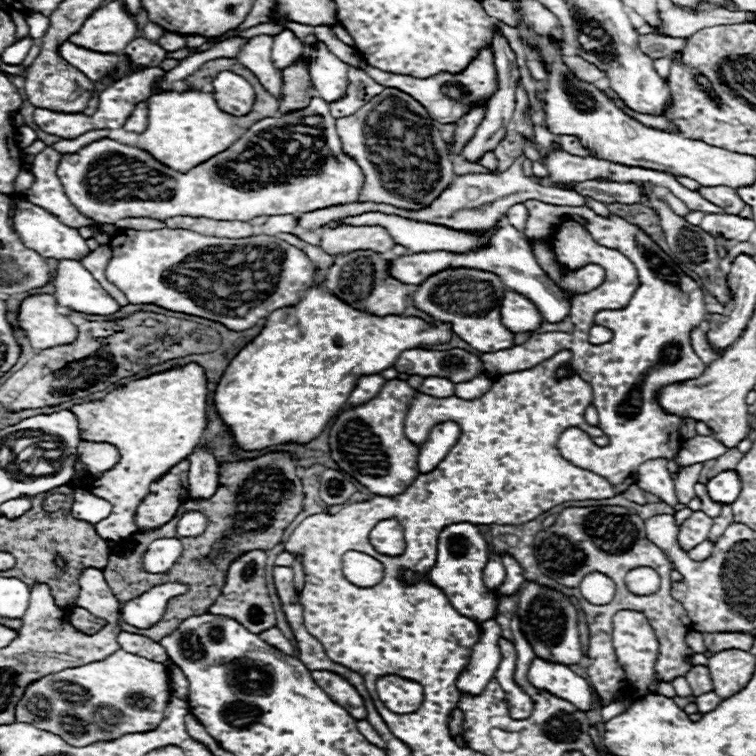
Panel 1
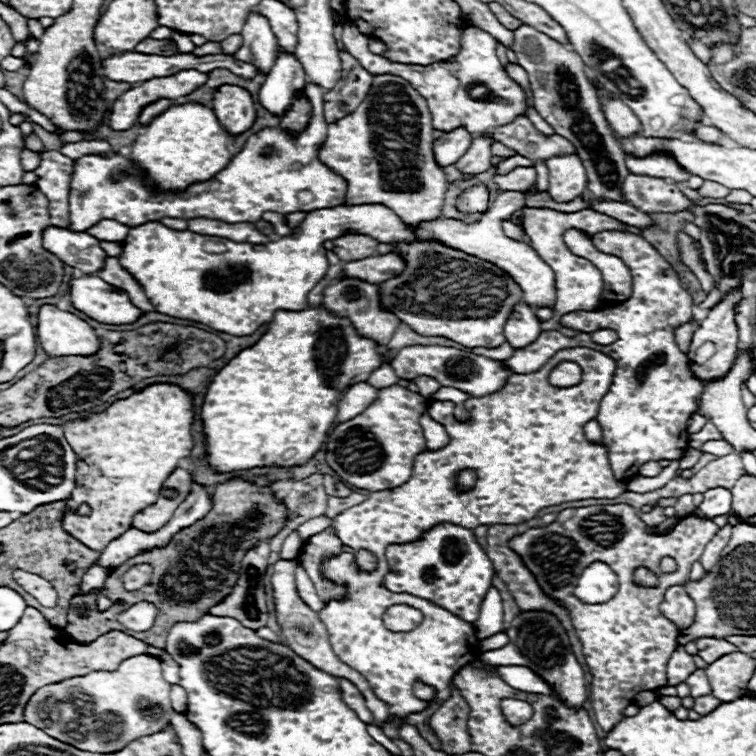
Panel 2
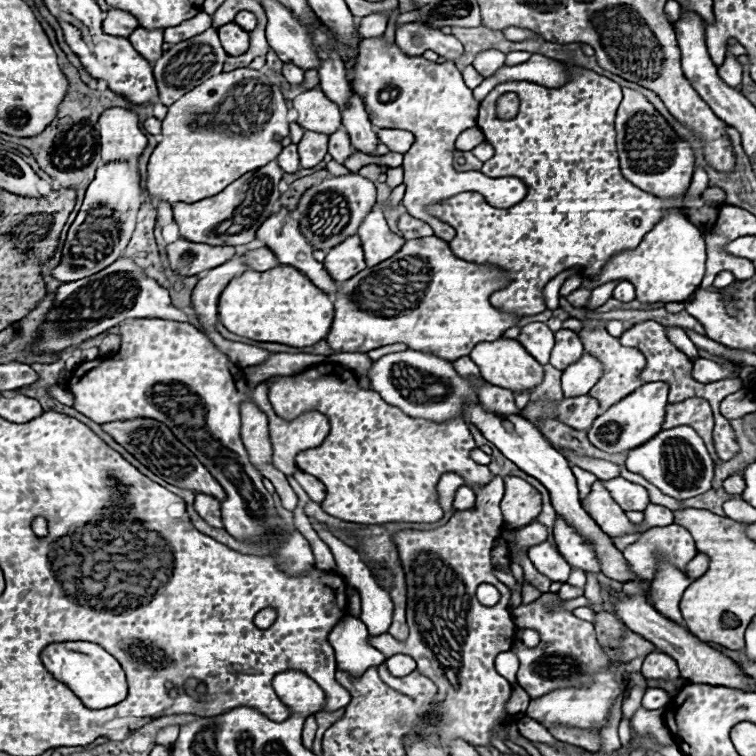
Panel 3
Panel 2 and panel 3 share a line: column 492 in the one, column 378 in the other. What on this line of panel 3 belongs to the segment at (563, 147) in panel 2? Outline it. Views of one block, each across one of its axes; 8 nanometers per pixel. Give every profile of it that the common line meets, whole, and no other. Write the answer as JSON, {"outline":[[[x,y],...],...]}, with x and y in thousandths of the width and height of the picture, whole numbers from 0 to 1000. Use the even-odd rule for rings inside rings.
{"outline":[[[503,169],[500,172],[500,185],[516,196],[516,201],[529,201],[534,204],[545,188],[548,180],[540,172],[516,172],[516,169]]]}

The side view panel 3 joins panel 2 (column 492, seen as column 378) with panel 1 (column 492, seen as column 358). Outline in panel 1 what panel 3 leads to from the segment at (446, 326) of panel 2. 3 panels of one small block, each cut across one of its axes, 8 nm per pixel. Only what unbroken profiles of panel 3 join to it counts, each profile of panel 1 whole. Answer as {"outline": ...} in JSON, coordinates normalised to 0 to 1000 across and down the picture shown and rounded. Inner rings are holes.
{"outline":[[[590,354],[553,376],[550,384],[542,389],[542,402],[558,410],[571,423],[598,429],[598,439],[624,460],[635,466],[659,466],[681,456],[680,440],[661,426],[659,394],[664,394],[669,384],[672,381],[667,378],[667,373],[651,360],[630,354]]]}

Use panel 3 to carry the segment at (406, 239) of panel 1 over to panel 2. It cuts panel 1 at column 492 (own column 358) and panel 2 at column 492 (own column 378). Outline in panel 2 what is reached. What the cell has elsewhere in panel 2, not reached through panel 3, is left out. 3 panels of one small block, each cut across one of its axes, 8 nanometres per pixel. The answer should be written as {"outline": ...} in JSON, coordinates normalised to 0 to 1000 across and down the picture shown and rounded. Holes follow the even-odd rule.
{"outline":[[[661,254],[661,259],[653,265],[651,278],[630,296],[611,296],[608,291],[590,291],[579,288],[574,294],[561,294],[550,312],[556,317],[582,317],[587,323],[595,323],[598,328],[606,328],[611,333],[622,333],[624,339],[632,339],[638,344],[648,344],[651,349],[659,349],[659,354],[669,354],[680,370],[685,370],[688,381],[693,381],[693,399],[701,402],[704,407],[717,407],[725,405],[733,410],[735,402],[735,368],[733,357],[709,336],[706,328],[701,328],[693,320],[683,320],[672,315],[664,307],[664,291],[675,291],[683,278],[693,272],[693,254]]]}

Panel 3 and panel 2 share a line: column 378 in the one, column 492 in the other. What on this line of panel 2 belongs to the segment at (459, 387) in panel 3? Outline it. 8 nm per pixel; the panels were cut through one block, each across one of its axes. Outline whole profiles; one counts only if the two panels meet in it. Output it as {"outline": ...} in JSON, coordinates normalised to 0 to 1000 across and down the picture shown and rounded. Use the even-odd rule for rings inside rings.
{"outline":[[[537,458],[532,460],[524,474],[516,479],[521,487],[524,497],[532,503],[548,503],[553,497],[569,497],[579,503],[582,511],[598,511],[606,513],[627,526],[638,526],[653,519],[661,519],[680,492],[664,484],[661,476],[651,476],[643,471],[624,468],[622,463],[603,463],[603,460],[590,460],[590,458]]]}

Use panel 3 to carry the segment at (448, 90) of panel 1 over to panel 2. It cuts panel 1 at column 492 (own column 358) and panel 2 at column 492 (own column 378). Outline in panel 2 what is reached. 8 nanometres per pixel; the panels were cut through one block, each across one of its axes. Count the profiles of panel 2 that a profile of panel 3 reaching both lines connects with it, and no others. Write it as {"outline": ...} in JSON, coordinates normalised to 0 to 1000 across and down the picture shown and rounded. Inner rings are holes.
{"outline":[[[456,32],[452,44],[455,63],[474,77],[474,82],[489,95],[526,95],[534,106],[540,106],[548,119],[563,127],[566,143],[571,148],[571,167],[585,175],[595,175],[601,169],[614,167],[622,177],[638,177],[638,172],[651,172],[656,167],[667,167],[677,161],[683,153],[696,151],[696,122],[693,116],[680,108],[667,87],[656,74],[656,53],[627,34],[619,34],[611,42],[611,61],[608,69],[593,79],[574,82],[574,85],[529,85],[516,82],[513,77],[489,69],[488,49],[480,46],[474,37]]]}

